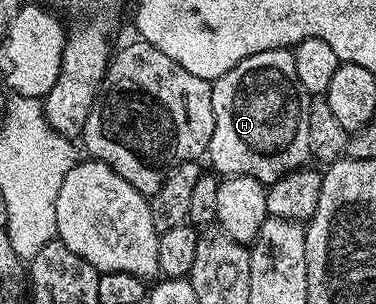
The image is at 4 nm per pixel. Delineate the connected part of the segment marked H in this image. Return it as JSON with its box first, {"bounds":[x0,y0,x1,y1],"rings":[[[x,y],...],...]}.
{"bounds":[208,48,311,186],"rings":[[[290,48],[264,50],[244,58],[228,74],[212,84],[214,129],[208,161],[215,173],[251,176],[267,186],[311,159],[308,142],[307,101],[296,78],[296,62]]]}

